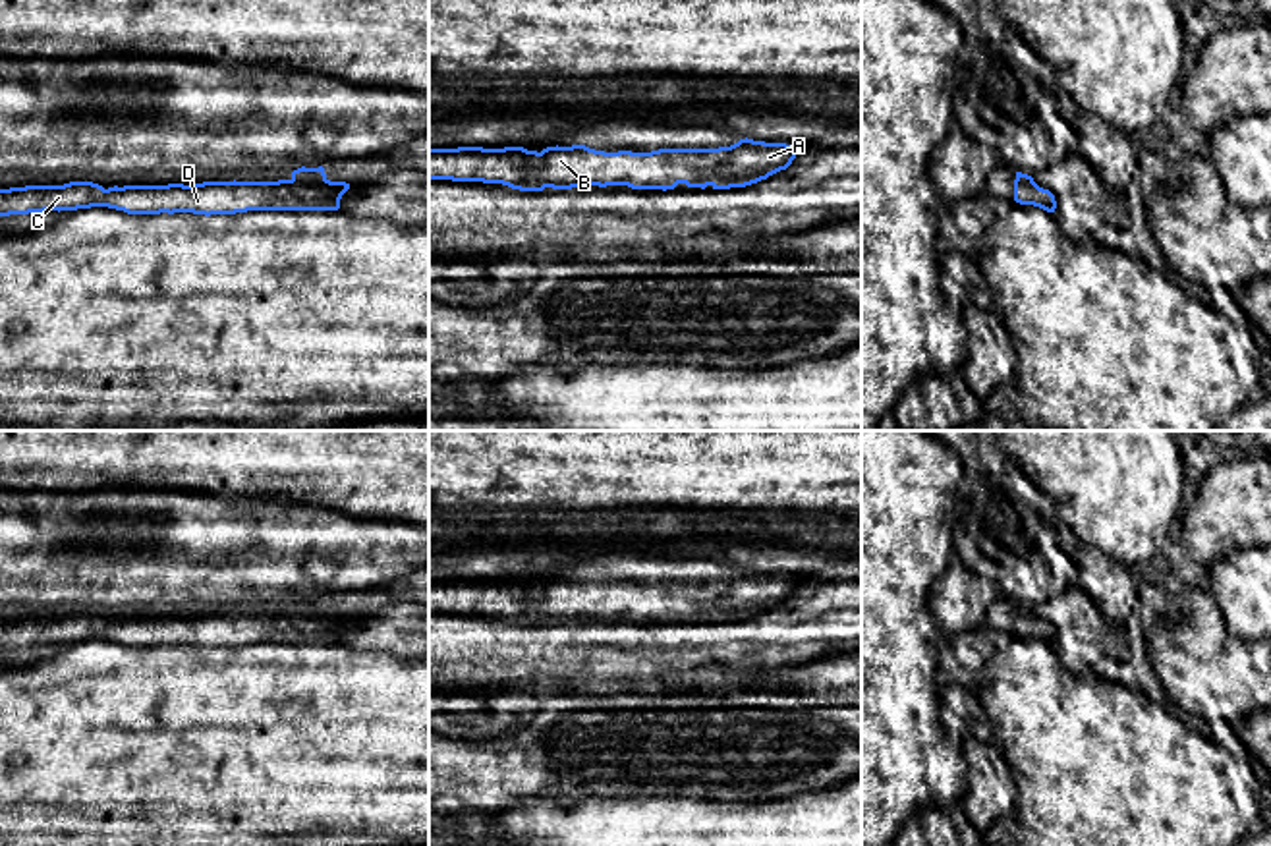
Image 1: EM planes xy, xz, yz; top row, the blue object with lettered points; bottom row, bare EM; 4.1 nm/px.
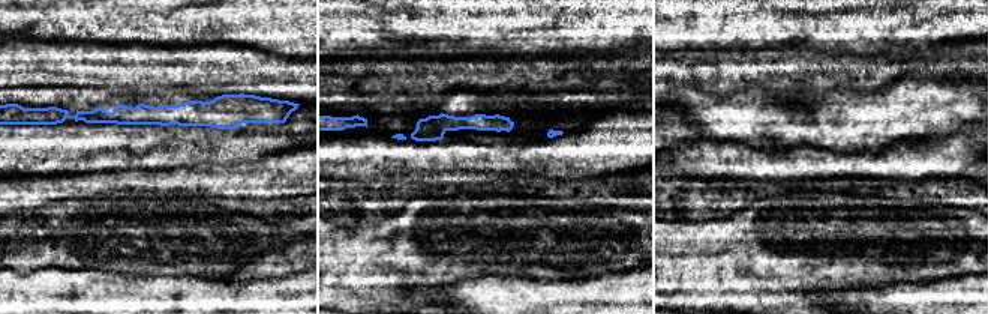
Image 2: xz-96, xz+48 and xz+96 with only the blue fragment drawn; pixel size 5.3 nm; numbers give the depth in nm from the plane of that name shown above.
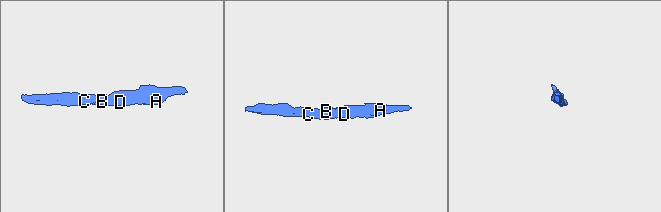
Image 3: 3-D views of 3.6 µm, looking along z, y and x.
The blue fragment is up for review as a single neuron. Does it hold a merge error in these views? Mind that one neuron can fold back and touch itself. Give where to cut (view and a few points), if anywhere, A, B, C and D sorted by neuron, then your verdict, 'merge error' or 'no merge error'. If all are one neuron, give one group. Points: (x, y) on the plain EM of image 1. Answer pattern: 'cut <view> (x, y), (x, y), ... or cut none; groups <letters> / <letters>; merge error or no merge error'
cut none; groups A B C D; no merge error

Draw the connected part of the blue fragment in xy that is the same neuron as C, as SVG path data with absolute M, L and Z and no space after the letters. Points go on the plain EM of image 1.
M297 601L278 614L203 614L193 618L124 618L104 622L93 614L0 622L0 649L44 643L108 639L127 647L247 643L338 643L346 614L330 614L325 601Z

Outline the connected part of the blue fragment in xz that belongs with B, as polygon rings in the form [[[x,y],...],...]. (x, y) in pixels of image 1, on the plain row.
[[[740,572],[730,579],[719,581],[659,581],[651,585],[605,585],[585,578],[547,579],[541,585],[523,579],[483,581],[431,581],[429,579],[429,612],[452,614],[483,614],[502,616],[520,624],[572,622],[572,620],[607,620],[628,618],[632,622],[674,622],[678,616],[705,622],[746,620],[767,612],[769,608],[786,603],[798,579],[786,576],[765,576],[753,572]]]

